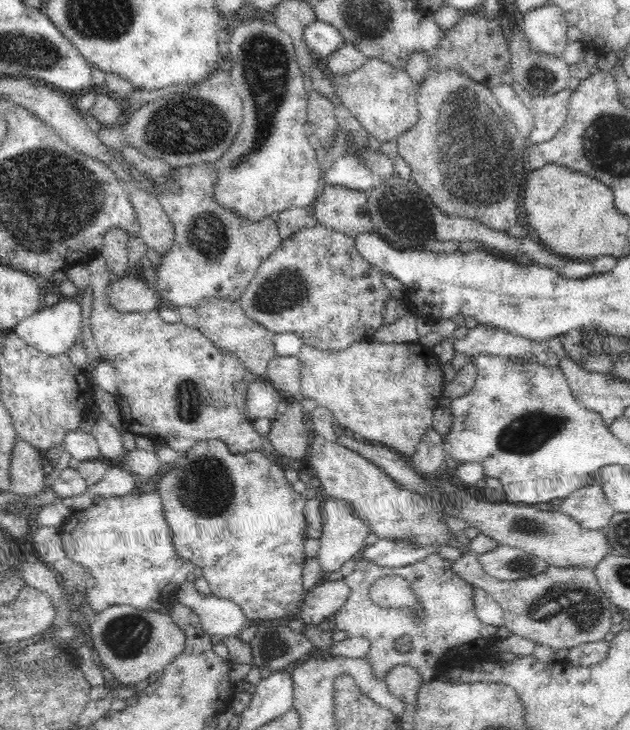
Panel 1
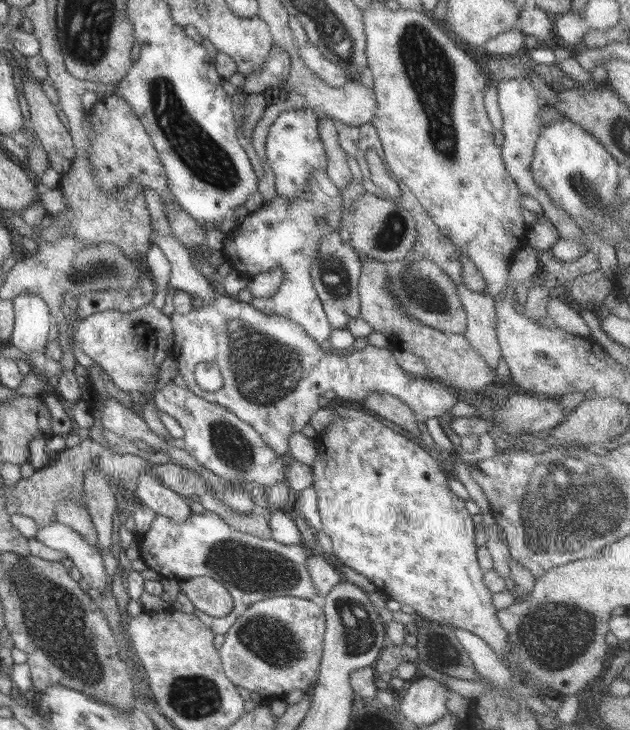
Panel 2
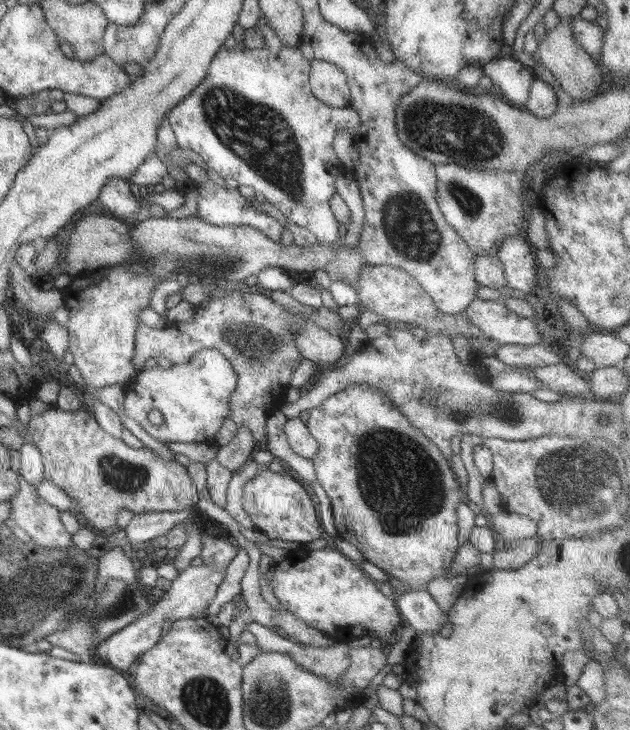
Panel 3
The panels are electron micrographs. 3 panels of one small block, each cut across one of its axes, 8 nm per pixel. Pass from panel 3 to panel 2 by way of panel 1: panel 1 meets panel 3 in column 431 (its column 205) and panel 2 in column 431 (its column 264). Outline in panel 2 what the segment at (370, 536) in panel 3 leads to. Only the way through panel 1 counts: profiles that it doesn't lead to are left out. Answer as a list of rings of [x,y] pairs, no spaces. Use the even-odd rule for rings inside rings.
[[[340,403],[331,405],[333,411],[337,412],[337,419],[330,423],[324,432],[317,434],[316,458],[311,464],[312,486],[318,495],[319,515],[322,519],[321,530],[330,536],[332,540],[333,554],[339,558],[344,565],[352,570],[366,576],[375,586],[389,598],[397,600],[400,604],[412,606],[419,618],[434,620],[440,624],[448,625],[453,628],[463,628],[479,636],[497,654],[509,654],[511,642],[509,641],[508,631],[499,623],[496,607],[493,605],[493,593],[486,588],[483,581],[483,573],[478,559],[476,559],[476,542],[474,536],[479,526],[474,523],[472,515],[466,510],[465,501],[457,497],[448,487],[448,478],[442,472],[438,462],[430,455],[429,450],[411,437],[406,437],[392,428],[382,424],[378,417],[368,415],[352,407],[342,407]]]

